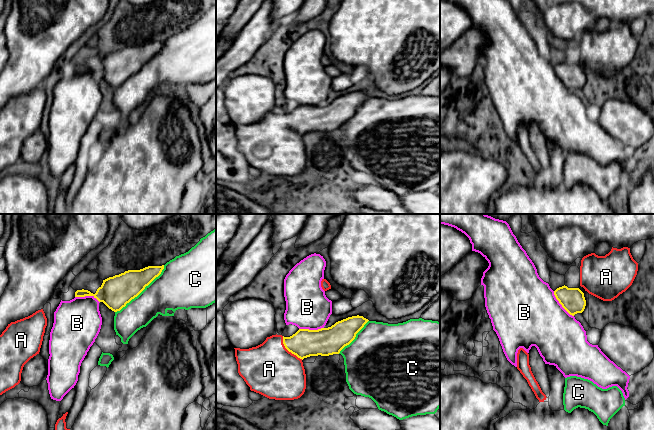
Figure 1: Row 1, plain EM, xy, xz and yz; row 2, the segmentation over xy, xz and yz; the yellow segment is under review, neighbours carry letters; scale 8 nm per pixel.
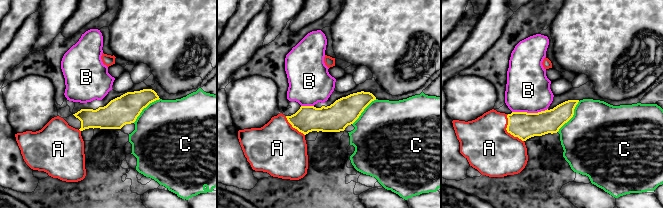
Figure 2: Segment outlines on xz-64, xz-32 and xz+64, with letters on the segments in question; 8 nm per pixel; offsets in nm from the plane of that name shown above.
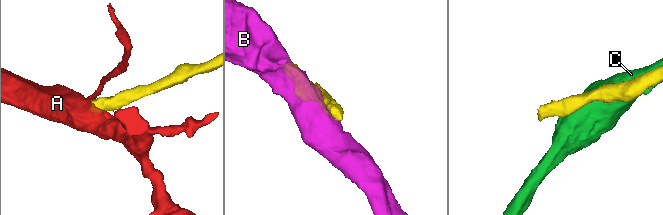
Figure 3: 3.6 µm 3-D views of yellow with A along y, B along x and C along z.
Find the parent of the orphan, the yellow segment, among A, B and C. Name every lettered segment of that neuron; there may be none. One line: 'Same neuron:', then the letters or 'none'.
Same neuron: A

